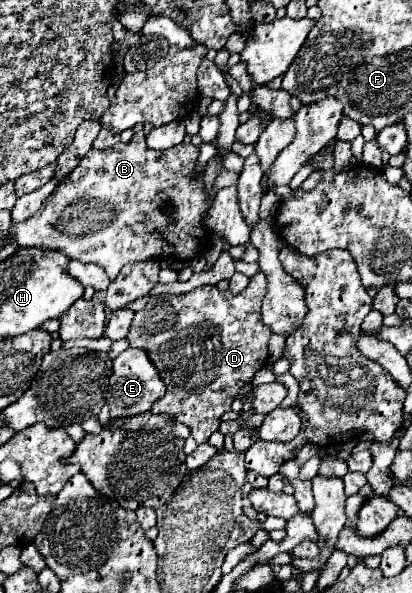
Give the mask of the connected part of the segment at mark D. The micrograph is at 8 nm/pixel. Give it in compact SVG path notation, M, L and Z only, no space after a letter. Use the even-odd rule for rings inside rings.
M258 272L250 278L250 284L244 292L232 296L228 290L222 292L216 286L200 286L188 294L170 296L160 294L154 296L140 312L136 312L132 320L132 328L128 334L130 346L144 348L154 362L154 366L160 372L160 378L164 380L168 392L182 396L182 406L152 406L152 414L172 414L182 424L186 424L192 432L192 438L202 444L210 438L212 432L220 426L220 416L230 410L232 400L238 396L238 392L244 388L244 384L250 384L254 374L266 364L268 358L268 340L272 336L272 330L262 324L260 316L260 304L266 294L268 280L264 272Z

